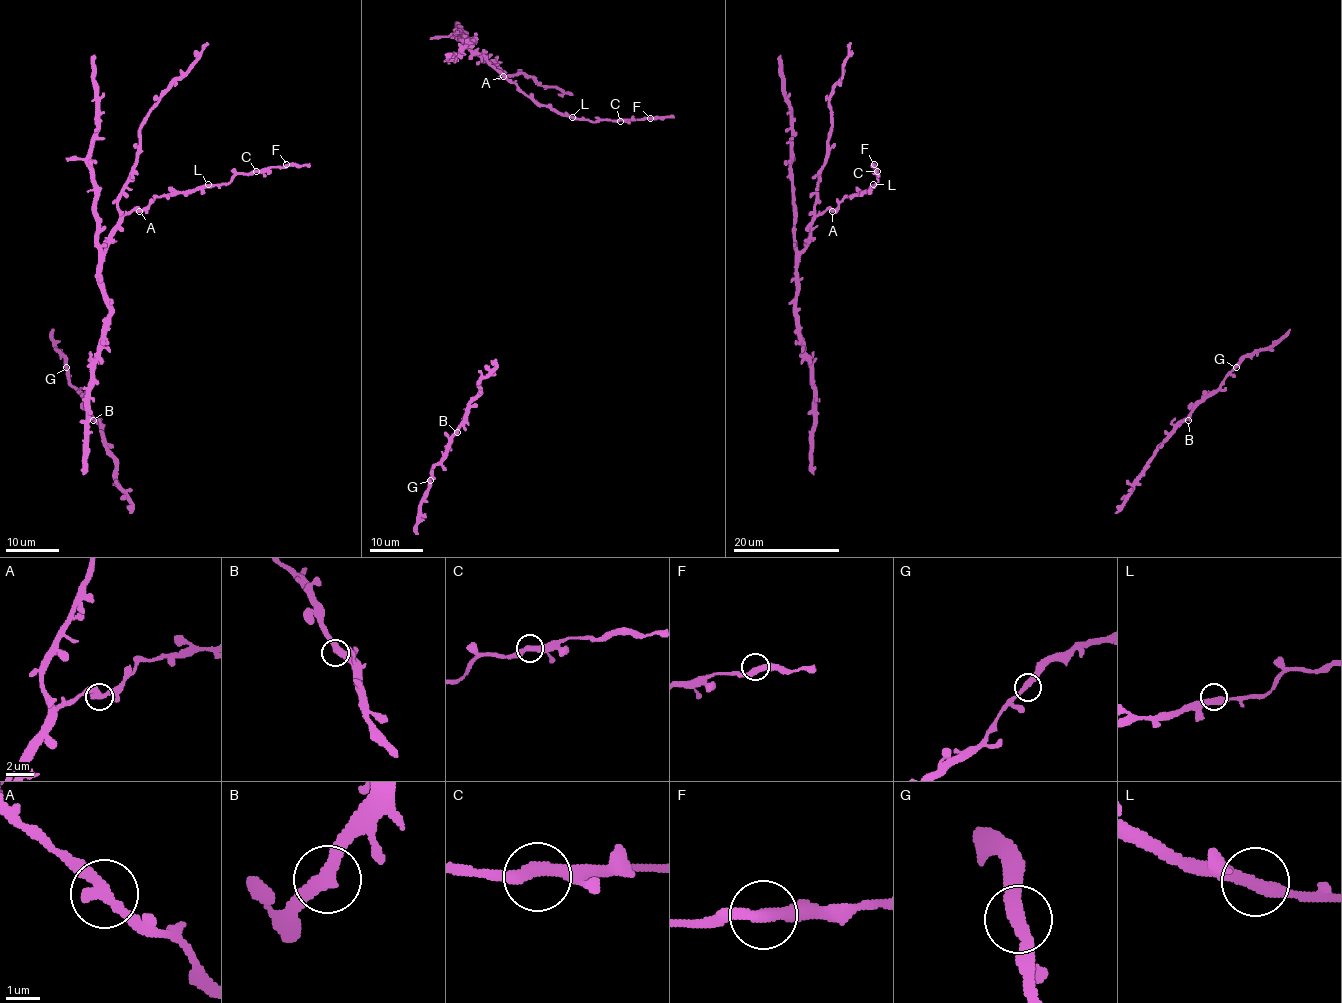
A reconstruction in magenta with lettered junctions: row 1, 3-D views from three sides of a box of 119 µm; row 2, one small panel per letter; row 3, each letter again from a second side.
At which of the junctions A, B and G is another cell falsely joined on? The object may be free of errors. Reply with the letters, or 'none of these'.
none of these

